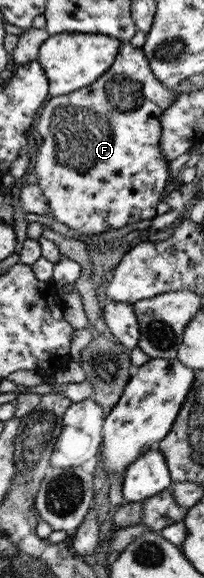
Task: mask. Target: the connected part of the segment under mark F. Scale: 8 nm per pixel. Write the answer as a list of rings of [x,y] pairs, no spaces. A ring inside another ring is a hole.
[[[121,40],[118,53],[115,55],[114,61],[110,64],[110,69],[104,72],[102,77],[98,77],[92,85],[72,91],[67,95],[60,95],[52,97],[46,107],[42,107],[42,112],[37,116],[34,123],[33,130],[42,137],[42,146],[38,149],[38,155],[33,158],[31,170],[37,175],[38,186],[42,188],[44,197],[48,201],[48,209],[50,209],[50,216],[54,217],[56,221],[68,225],[72,229],[76,229],[81,233],[103,233],[110,229],[120,229],[128,224],[138,223],[143,220],[153,220],[157,216],[157,206],[163,198],[167,196],[172,188],[172,179],[169,177],[169,163],[165,157],[162,156],[160,150],[160,139],[162,139],[162,113],[172,107],[178,99],[179,90],[166,90],[152,70],[148,59],[144,55],[141,48],[132,45],[129,40]]]

